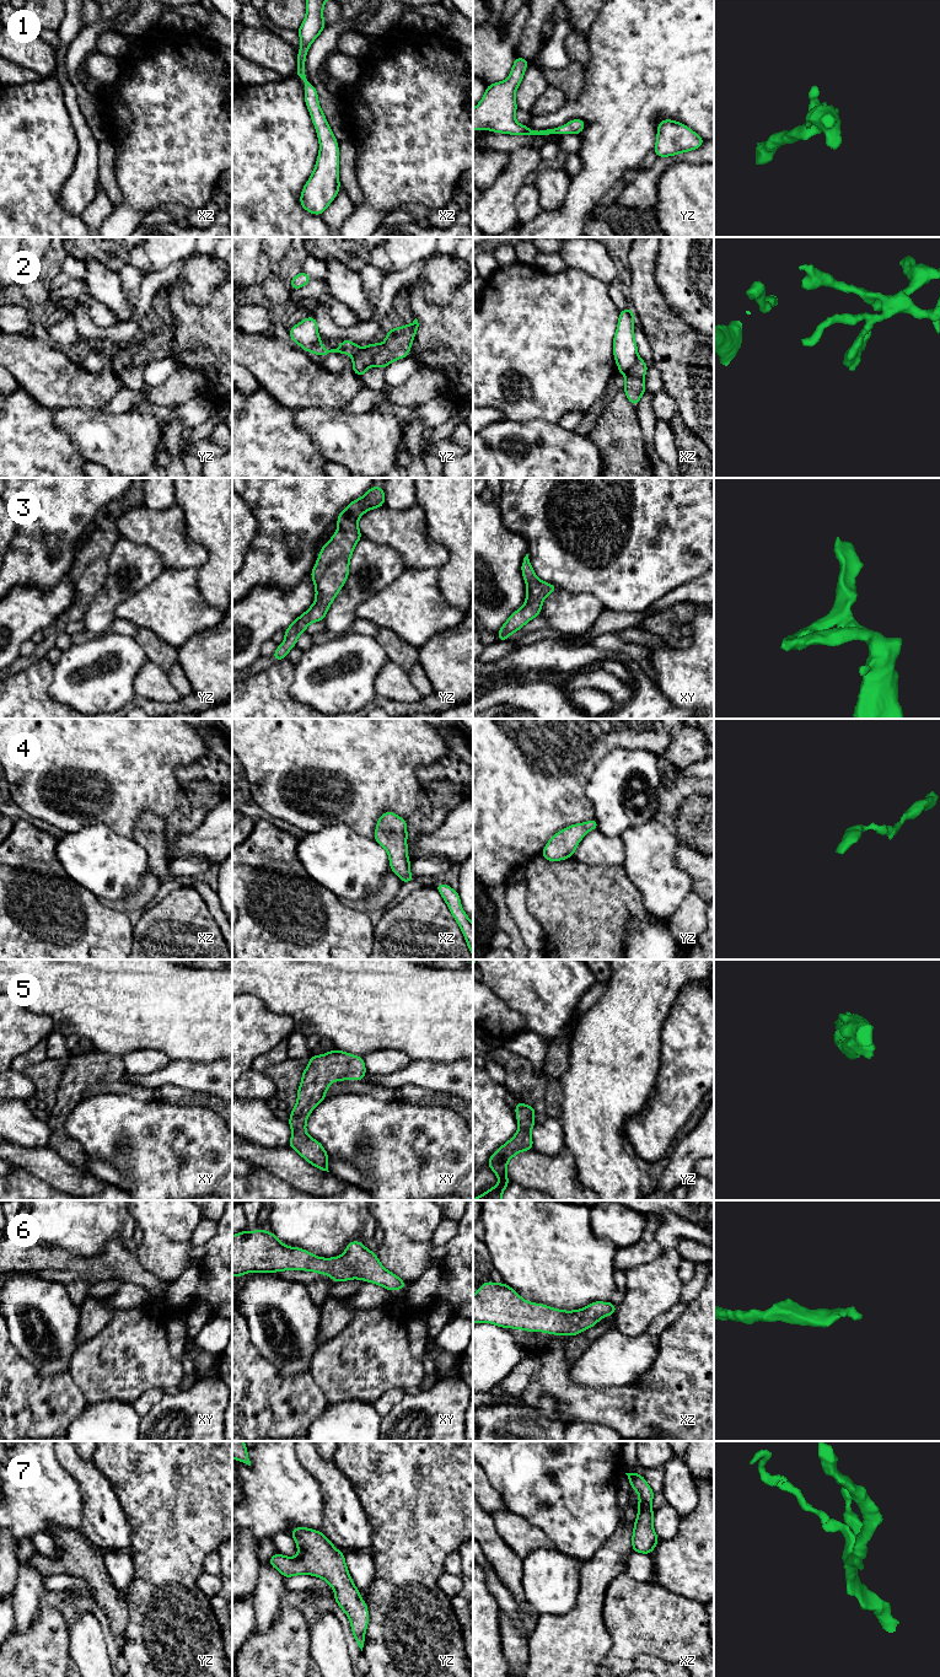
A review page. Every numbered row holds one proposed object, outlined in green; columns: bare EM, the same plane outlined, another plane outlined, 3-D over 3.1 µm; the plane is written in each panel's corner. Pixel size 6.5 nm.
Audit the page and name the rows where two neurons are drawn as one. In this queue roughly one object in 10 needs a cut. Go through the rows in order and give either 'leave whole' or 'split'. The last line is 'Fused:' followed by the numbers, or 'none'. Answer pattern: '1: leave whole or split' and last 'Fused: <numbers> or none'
1: leave whole
2: split
3: leave whole
4: leave whole
5: leave whole
6: leave whole
7: leave whole
Fused: 2

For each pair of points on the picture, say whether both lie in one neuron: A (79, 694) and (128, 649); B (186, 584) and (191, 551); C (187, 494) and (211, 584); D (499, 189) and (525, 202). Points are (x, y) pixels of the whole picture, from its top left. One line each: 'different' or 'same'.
A: same
B: different
C: same
D: different

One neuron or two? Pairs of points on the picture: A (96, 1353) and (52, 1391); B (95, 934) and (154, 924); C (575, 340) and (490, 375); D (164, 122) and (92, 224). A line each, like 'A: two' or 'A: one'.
A: two
B: two
C: one
D: two

